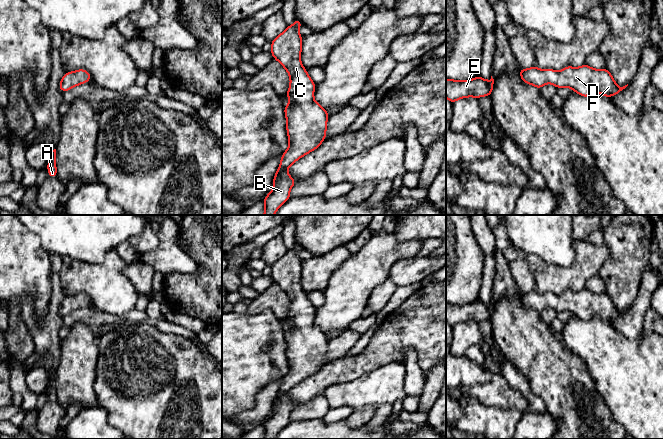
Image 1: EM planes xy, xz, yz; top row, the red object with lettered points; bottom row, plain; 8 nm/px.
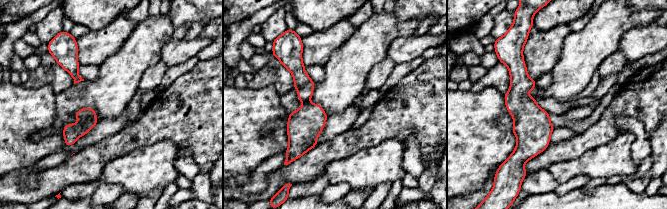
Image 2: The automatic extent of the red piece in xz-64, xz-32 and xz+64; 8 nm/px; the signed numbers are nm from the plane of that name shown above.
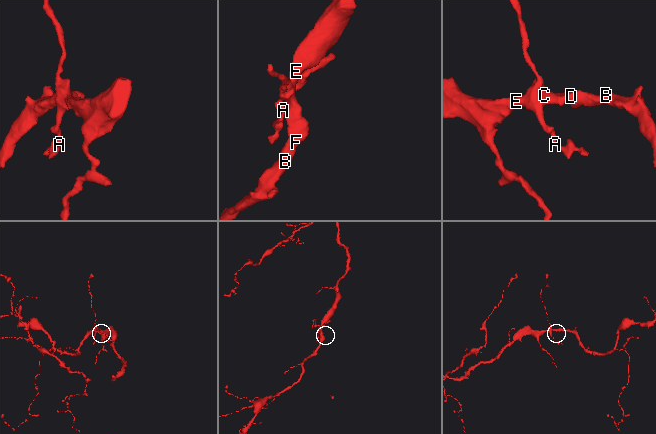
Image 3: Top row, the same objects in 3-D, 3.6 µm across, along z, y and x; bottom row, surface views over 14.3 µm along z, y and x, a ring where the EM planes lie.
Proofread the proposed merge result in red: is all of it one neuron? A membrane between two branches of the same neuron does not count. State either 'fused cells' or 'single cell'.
single cell

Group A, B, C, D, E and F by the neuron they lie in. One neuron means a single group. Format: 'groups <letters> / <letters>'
groups A B C D E F

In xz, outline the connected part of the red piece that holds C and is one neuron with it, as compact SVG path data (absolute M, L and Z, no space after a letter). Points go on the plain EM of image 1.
M296 242L292 250L287 250L271 265L270 276L273 282L286 293L290 301L290 310L285 318L289 321L289 328L284 331L289 371L281 380L279 392L273 402L273 414L263 423L263 439L274 439L291 422L289 416L296 405L286 396L287 393L326 364L329 338L314 325L316 308L300 284L302 260L298 253L302 249Z

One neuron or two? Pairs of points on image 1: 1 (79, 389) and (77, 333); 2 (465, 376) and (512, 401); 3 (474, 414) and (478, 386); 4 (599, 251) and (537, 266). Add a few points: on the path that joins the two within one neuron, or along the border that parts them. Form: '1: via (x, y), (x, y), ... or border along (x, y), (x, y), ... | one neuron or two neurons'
1: via (78, 375), (78, 347) | one neuron
2: via (477, 382), (500, 394) | one neuron
3: border along (457, 399), (470, 395), (498, 407) | two neurons
4: via (584, 266), (577, 273), (552, 273) | one neuron

